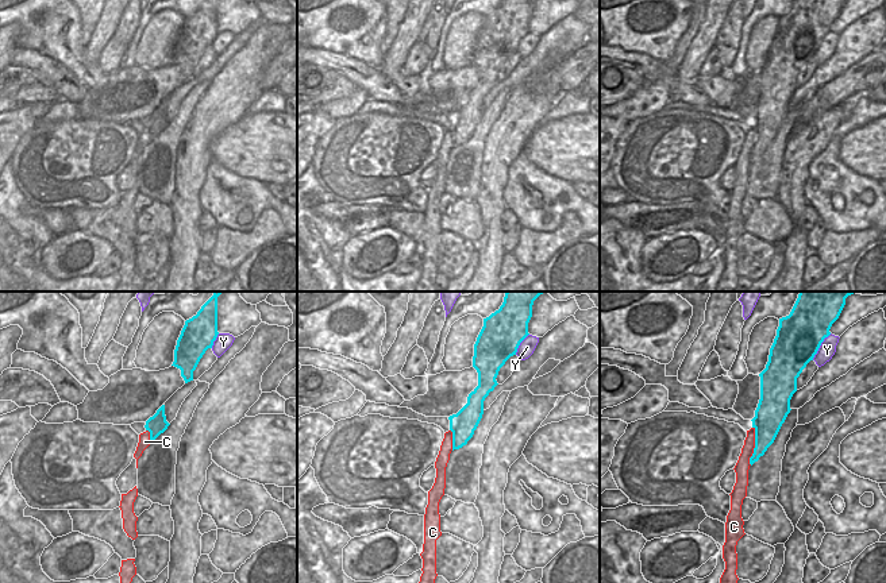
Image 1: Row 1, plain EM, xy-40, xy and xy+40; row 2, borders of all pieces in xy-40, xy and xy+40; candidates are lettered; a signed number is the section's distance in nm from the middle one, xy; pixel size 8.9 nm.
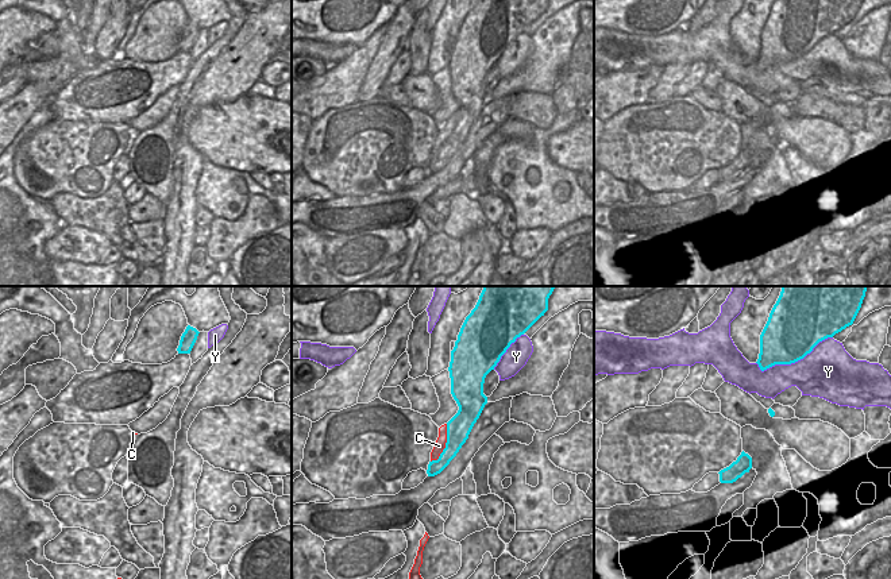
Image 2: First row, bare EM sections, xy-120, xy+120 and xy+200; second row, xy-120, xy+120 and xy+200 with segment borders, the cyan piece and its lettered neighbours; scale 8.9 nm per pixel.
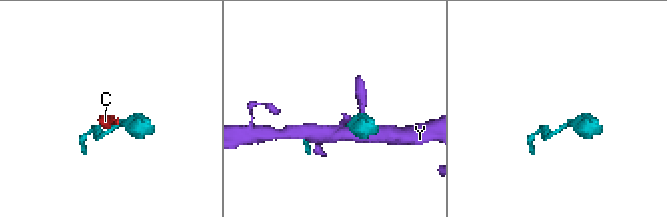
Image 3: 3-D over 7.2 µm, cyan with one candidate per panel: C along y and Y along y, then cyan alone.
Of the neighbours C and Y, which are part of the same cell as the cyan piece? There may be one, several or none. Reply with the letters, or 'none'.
none

